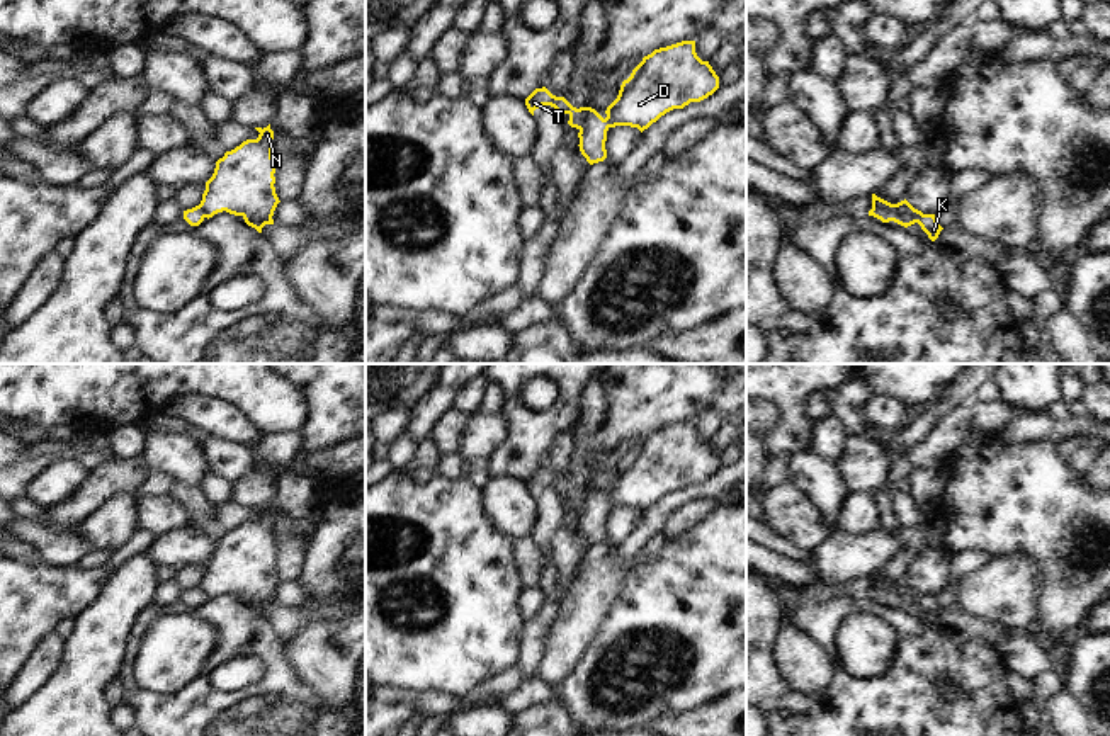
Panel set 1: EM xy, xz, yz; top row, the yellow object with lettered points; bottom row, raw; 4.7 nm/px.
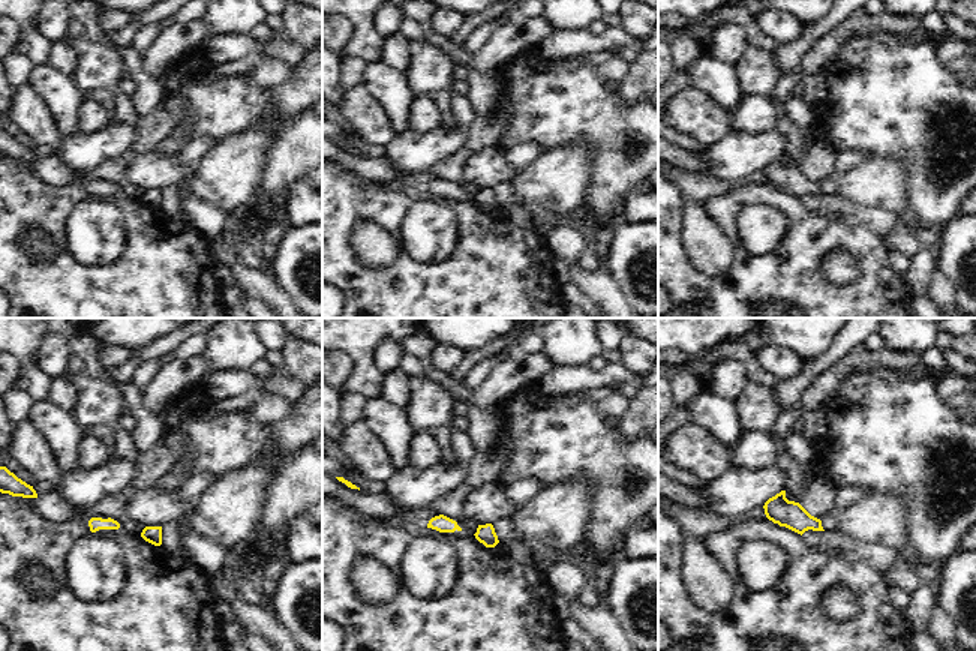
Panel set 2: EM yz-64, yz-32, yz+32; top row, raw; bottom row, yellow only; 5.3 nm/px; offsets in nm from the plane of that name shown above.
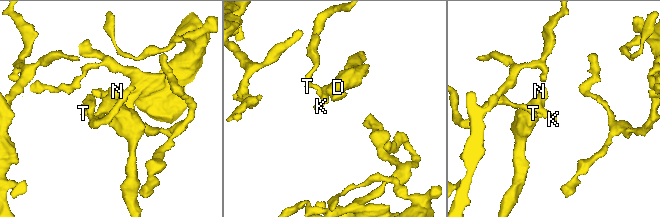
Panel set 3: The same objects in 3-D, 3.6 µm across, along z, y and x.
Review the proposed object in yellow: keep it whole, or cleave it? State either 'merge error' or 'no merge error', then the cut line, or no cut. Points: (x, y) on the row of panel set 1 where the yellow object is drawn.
merge error; cut yz (872, 208), (888, 211), (893, 220)

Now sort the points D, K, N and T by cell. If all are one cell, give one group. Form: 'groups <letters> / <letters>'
groups D K N / T

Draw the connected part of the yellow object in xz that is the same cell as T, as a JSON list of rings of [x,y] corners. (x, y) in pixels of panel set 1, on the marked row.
[[[546,87],[542,88],[535,88],[527,99],[525,99],[525,105],[529,109],[529,112],[534,116],[534,110],[542,107],[542,105],[551,105],[554,107],[561,116],[568,114],[569,121],[568,124],[571,127],[580,129],[581,127],[581,117],[583,117],[583,110],[586,107],[573,107],[564,97],[556,97],[552,95]]]

